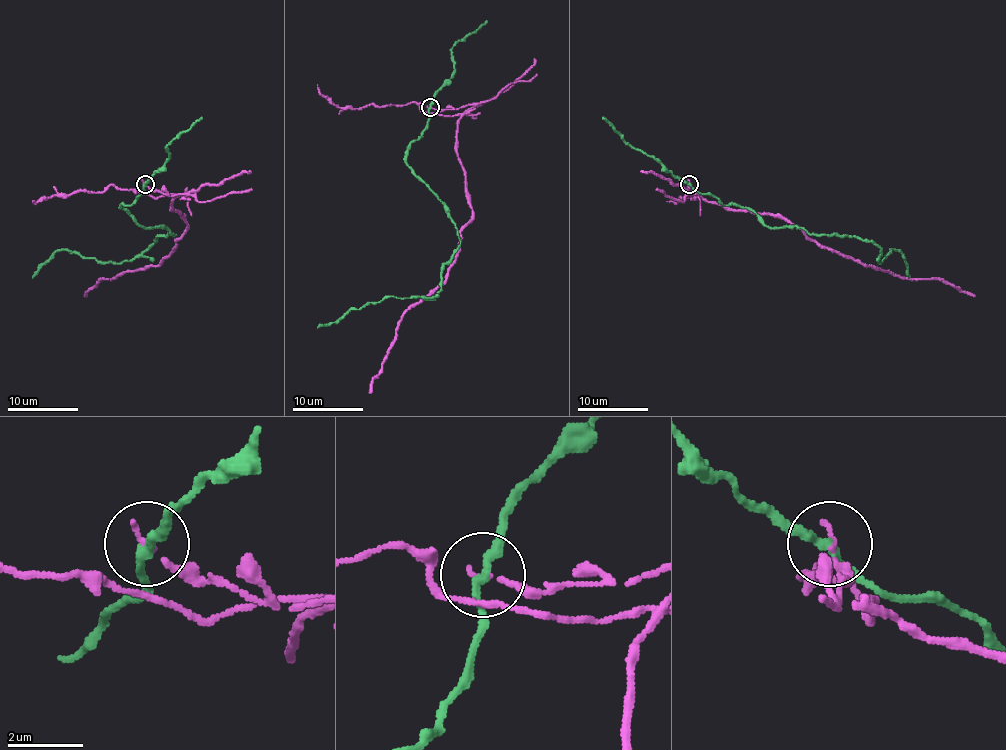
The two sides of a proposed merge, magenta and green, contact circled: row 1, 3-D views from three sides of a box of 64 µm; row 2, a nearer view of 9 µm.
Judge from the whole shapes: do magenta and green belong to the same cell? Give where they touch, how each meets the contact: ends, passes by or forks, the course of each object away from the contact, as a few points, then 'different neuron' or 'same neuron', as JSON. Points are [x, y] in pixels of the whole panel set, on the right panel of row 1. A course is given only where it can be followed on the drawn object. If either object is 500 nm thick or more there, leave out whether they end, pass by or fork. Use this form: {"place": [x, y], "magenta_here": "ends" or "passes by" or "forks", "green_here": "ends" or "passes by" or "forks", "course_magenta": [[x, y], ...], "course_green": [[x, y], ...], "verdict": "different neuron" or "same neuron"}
{"place": [689, 184], "magenta_here": "ends", "green_here": "passes by", "course_magenta": [[690, 183], [690, 196], [758, 215], [778, 215], [811, 239], [864, 266], [899, 276], [937, 278], [974, 296]], "course_green": [[690, 183], [721, 204], [749, 208], [765, 225], [872, 239], [881, 248], [878, 262], [899, 250], [909, 278]], "verdict": "different neuron"}

